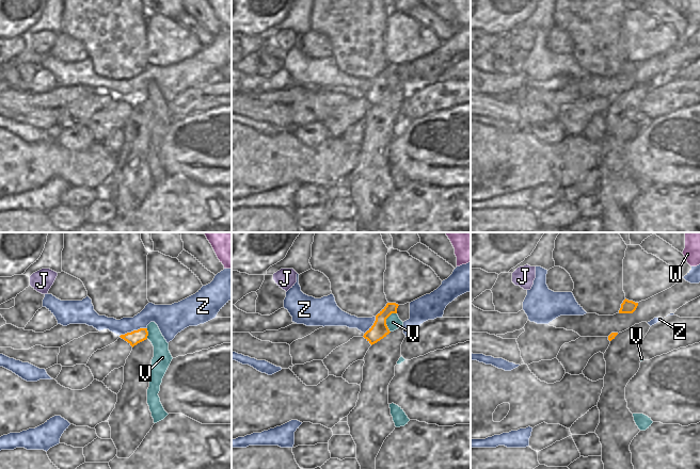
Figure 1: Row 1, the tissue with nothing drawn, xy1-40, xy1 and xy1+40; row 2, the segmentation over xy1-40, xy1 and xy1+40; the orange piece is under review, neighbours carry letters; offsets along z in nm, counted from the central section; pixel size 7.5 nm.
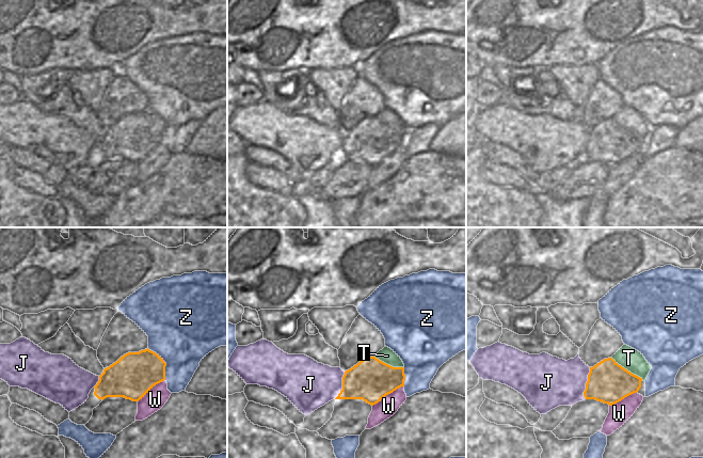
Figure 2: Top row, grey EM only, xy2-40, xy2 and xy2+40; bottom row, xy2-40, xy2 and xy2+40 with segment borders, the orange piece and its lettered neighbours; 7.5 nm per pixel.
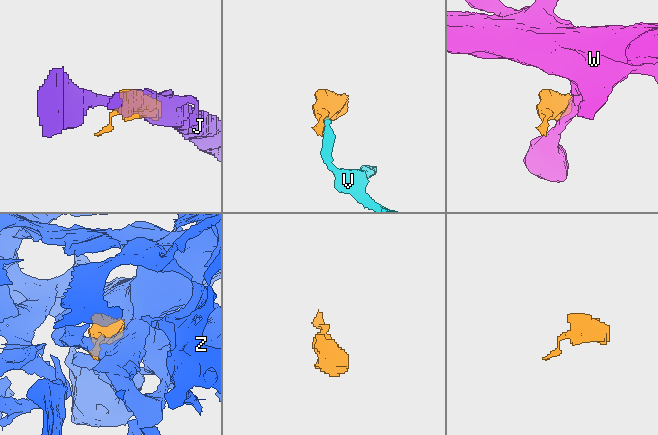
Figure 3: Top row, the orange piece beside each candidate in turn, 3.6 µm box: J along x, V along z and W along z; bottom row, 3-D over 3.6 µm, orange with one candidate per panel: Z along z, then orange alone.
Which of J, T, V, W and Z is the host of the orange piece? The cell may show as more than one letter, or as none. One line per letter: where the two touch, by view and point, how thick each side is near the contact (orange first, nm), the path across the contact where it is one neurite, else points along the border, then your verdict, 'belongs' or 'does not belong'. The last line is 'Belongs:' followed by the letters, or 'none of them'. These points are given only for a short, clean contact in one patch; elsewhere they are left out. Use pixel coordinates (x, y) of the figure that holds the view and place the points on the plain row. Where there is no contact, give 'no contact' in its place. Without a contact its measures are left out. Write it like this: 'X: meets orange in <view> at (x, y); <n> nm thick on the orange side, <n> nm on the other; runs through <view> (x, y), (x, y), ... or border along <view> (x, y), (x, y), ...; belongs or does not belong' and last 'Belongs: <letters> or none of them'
J: meets orange in xy2+40 at (586, 144); 300 nm thick on the orange side, 360 nm on the other; border along xy2+40 (590, 128), (584, 153), (585, 159); does not belong
T: meets orange in xy2+40 at (626, 130); 300 nm thick on the orange side, 160 nm on the other; border along xy2+40 (611, 117), (619, 125), (642, 140); does not belong
V: meets orange in xy1 at (385, 82); 120 nm thick on the orange side, 110 nm on the other; runs through xy1 (379, 91), (385, 82), (393, 83); belongs
W: meets orange in xy2-40 at (150, 148); 320 nm thick on the orange side, 160 nm on the other; does not belong
Z: meets orange in xy2-40 at (164, 123); 320 nm thick on the orange side, 460 nm on the other; does not belong
Belongs: V

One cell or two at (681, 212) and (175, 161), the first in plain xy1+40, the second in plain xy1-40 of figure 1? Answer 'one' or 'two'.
two

